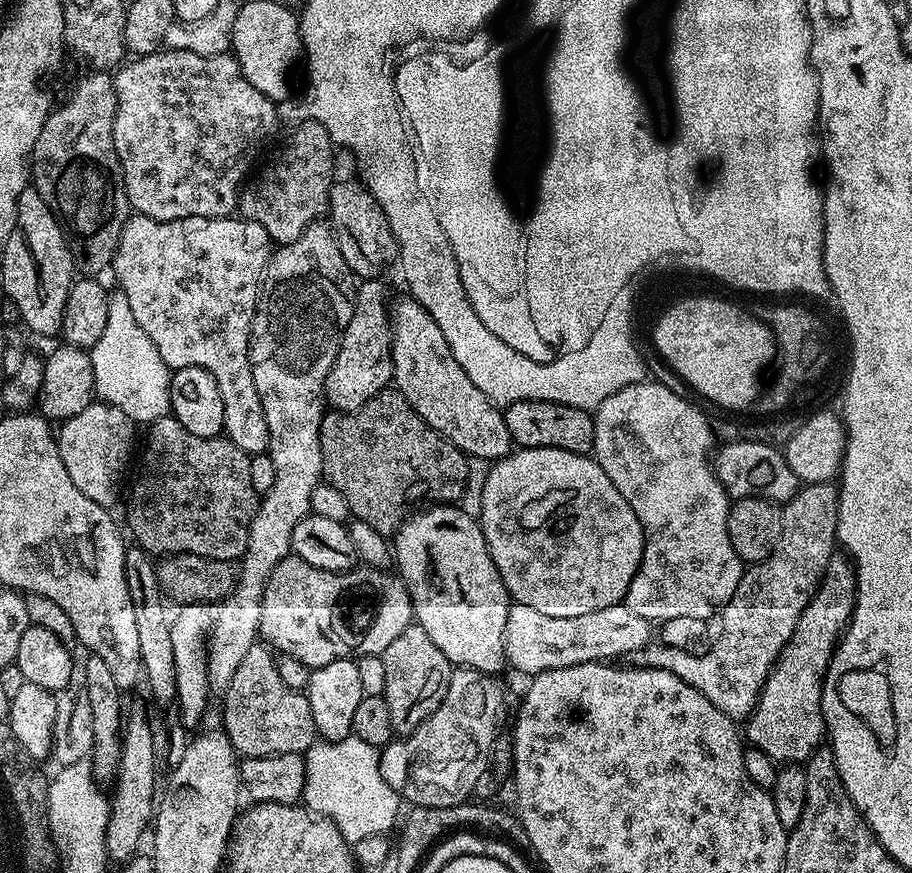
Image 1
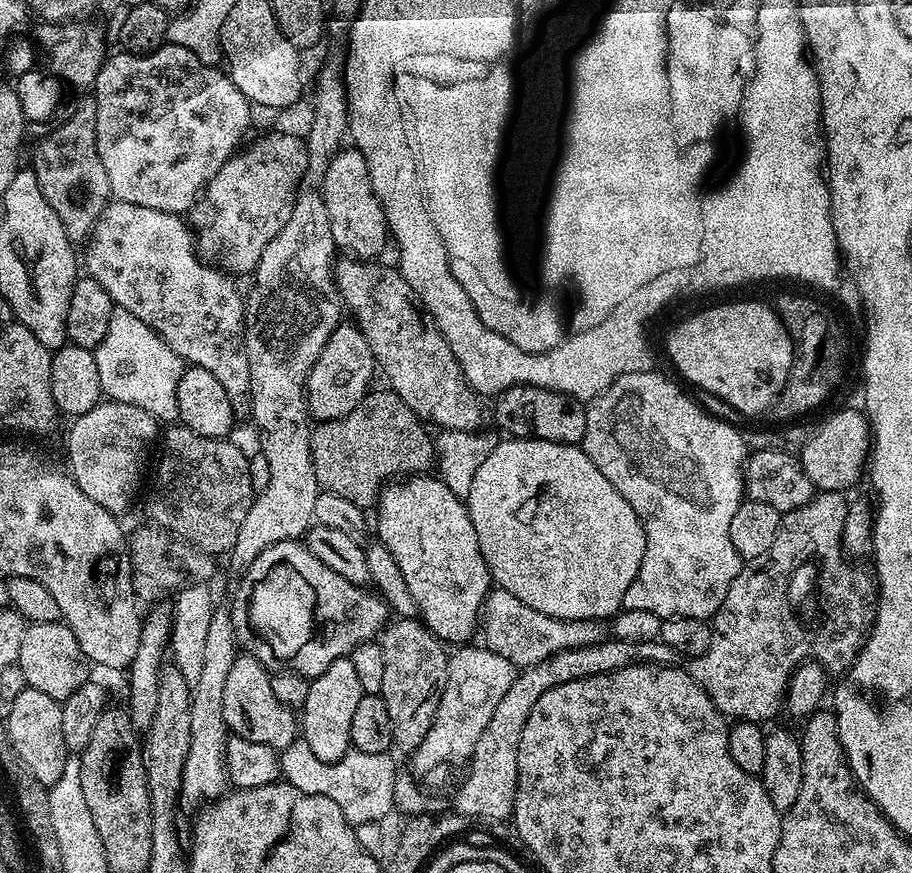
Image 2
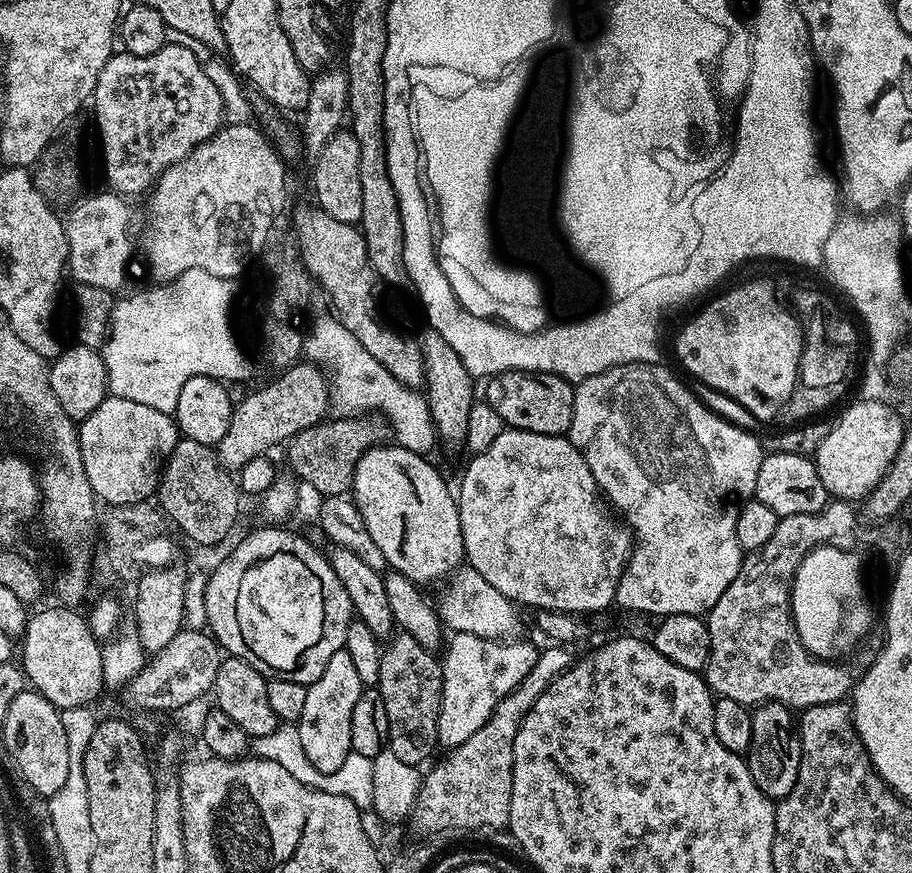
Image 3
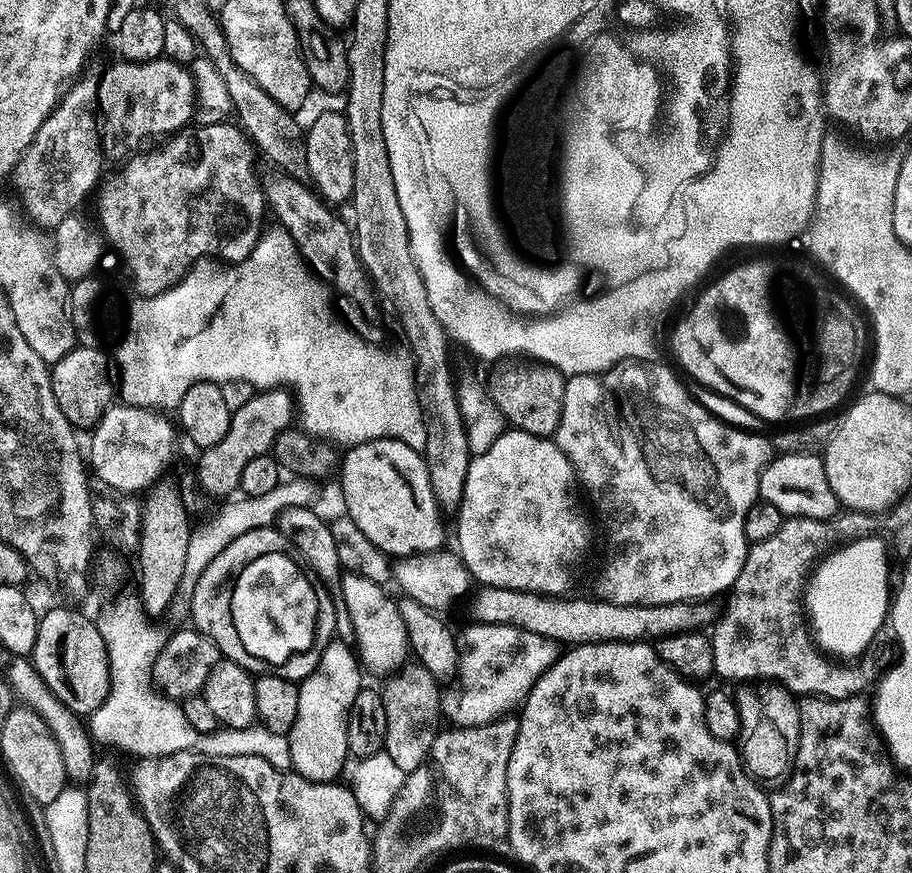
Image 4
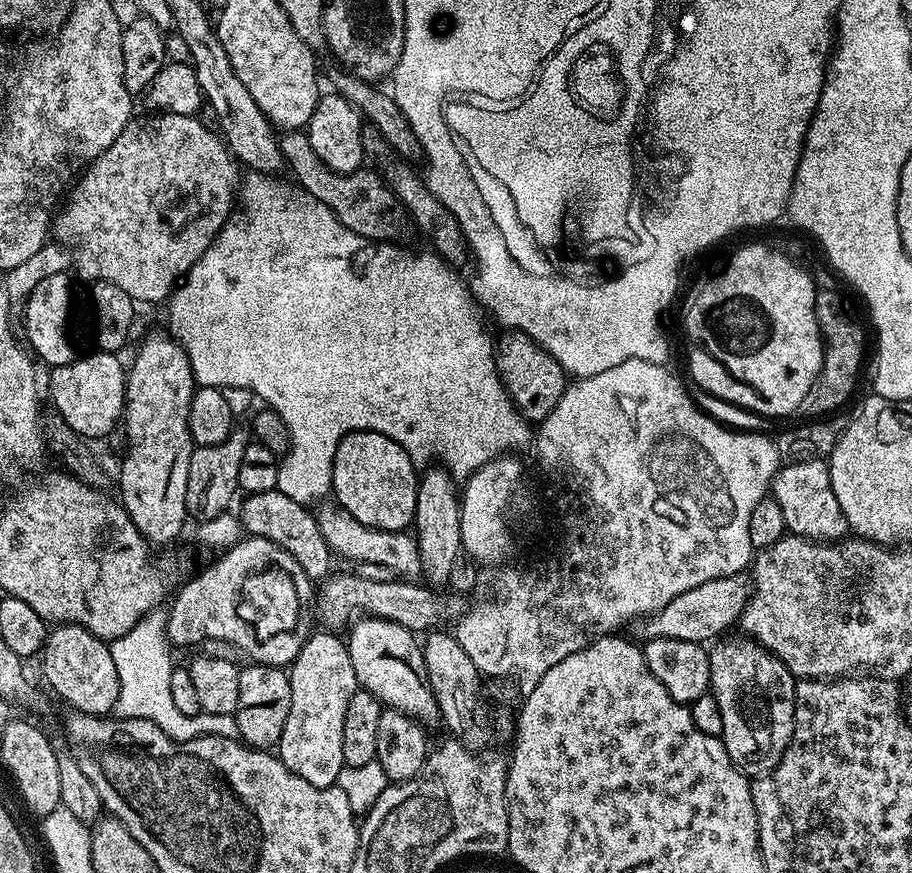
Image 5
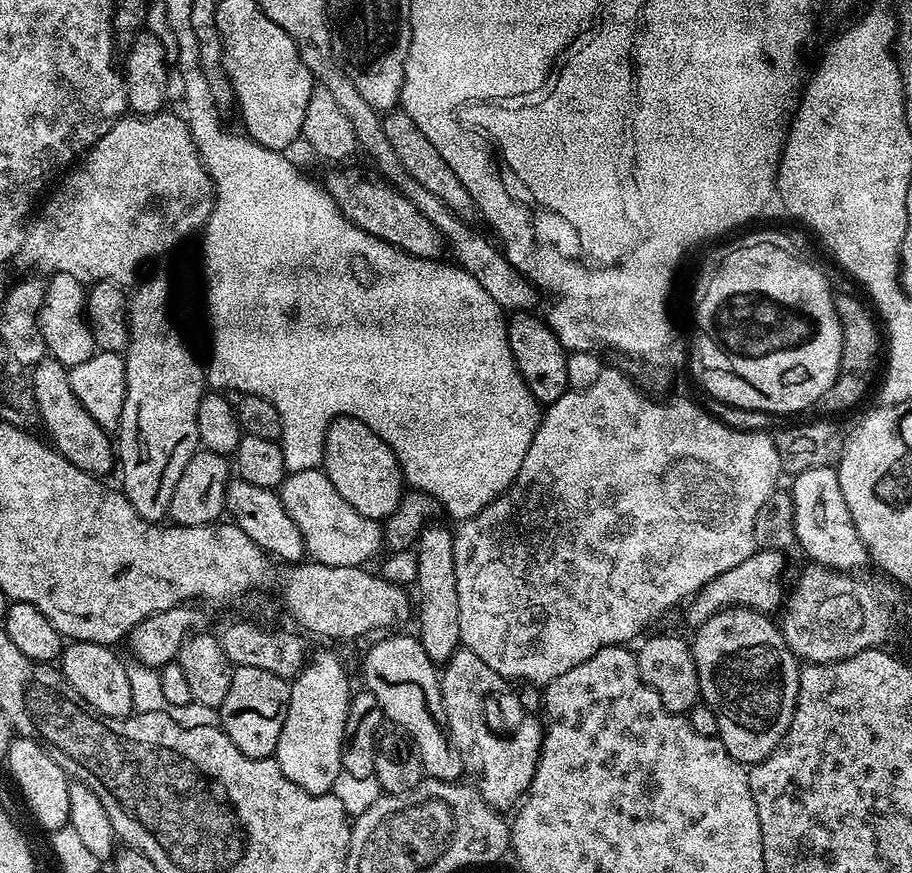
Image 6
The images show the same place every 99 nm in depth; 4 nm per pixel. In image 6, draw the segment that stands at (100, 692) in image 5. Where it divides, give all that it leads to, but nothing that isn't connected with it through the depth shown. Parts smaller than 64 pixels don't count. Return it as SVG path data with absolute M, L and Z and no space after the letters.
M77 640L63 649L58 667L63 672L66 683L84 699L92 711L100 716L122 720L134 712L130 698L130 678L125 661L120 661L112 652L115 651L109 645Z

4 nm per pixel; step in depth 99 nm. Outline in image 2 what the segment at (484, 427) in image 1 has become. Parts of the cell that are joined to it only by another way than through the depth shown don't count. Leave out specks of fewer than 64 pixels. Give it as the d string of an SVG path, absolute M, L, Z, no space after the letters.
M340 258L337 259L334 265L334 271L336 273L336 285L340 291L340 299L343 307L347 309L347 311L348 308L352 311L353 317L351 316L351 319L354 321L356 327L362 330L362 334L366 338L366 342L370 342L370 350L374 354L379 371L382 373L382 376L384 372L385 378L388 379L387 387L391 389L391 391L396 392L398 394L398 398L402 398L402 402L406 402L406 406L410 406L410 410L414 415L420 417L421 421L427 422L429 425L437 424L440 428L449 428L449 430L452 431L452 434L477 431L477 429L481 427L479 404L481 401L478 399L477 393L473 392L471 386L466 382L466 378L462 374L462 370L458 366L458 362L450 350L450 346L446 340L442 338L442 334L438 330L438 326L426 315L420 301L417 300L416 295L414 294L414 290L410 286L410 282L406 282L406 278L400 272L399 267L392 266L392 268L387 268L384 264L376 263L380 262L361 260L359 258Z

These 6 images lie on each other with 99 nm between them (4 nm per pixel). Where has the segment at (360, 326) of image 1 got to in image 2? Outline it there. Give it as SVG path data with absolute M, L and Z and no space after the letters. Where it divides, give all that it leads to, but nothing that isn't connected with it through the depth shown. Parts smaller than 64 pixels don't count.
M352 322L340 323L330 334L330 338L326 342L322 354L318 354L318 362L314 362L314 366L308 375L306 395L311 419L316 422L340 420L346 414L350 414L350 410L354 410L360 405L362 398L368 395L370 389L373 387L372 375L377 375L377 372L378 365L374 354L370 350L370 342L366 342L362 330Z

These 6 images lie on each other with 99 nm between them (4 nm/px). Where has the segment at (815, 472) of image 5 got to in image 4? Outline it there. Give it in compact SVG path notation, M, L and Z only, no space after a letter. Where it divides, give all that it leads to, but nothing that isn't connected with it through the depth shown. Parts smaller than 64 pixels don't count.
M780 454L769 459L760 475L759 499L778 506L778 510L782 510L786 518L801 516L827 522L842 508L840 499L834 494L834 490L830 490L823 459L819 455L810 454Z

